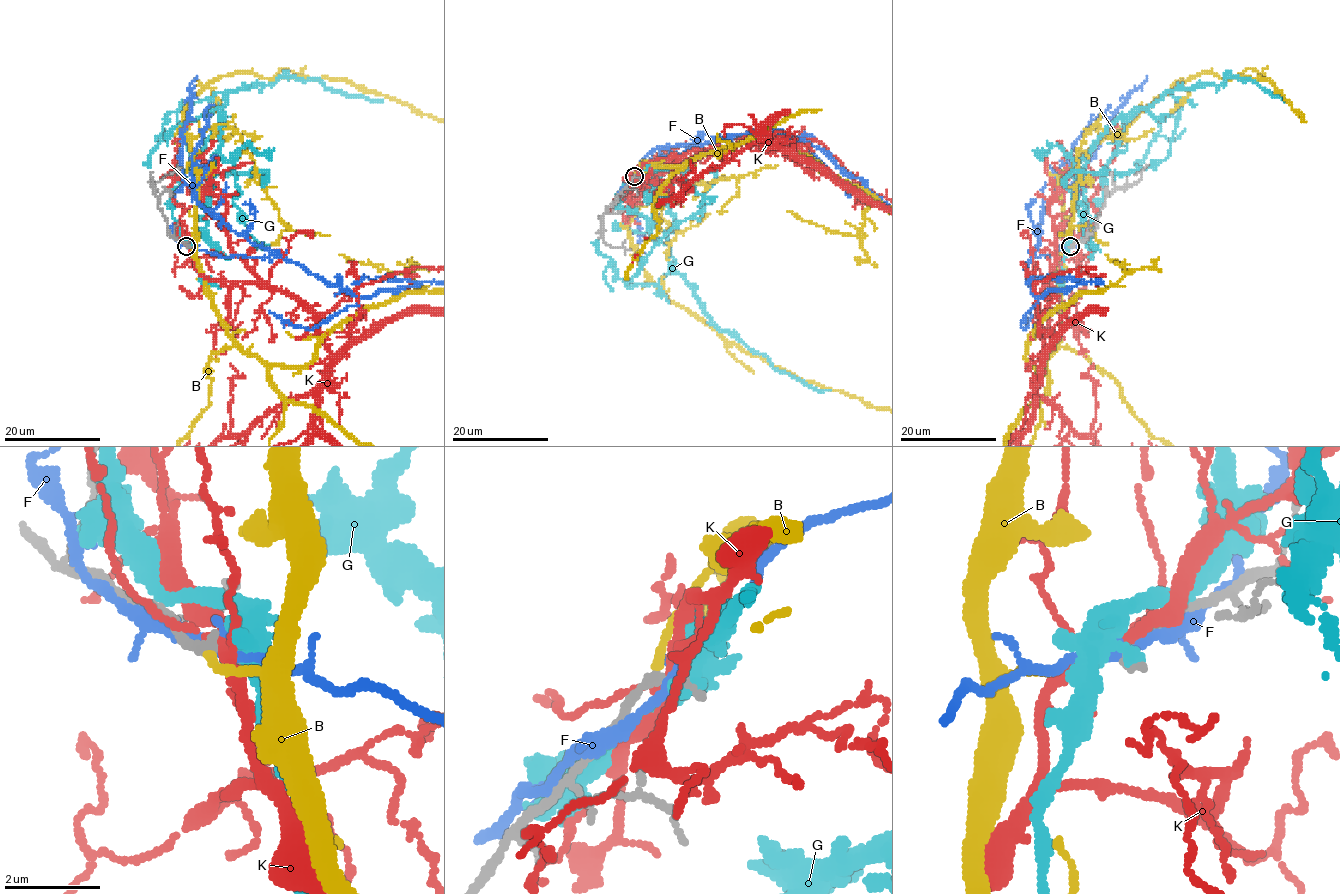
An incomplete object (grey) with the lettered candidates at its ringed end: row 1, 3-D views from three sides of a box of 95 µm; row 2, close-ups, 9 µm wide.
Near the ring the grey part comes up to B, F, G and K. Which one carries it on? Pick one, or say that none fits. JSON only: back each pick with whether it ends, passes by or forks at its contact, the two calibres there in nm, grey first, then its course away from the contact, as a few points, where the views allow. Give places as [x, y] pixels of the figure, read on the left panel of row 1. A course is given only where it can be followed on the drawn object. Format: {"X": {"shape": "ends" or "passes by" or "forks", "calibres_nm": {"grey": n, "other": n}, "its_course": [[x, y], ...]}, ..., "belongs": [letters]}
{"B": {"shape": "ends", "calibres_nm": {"grey": 180, "other": 150}}, "belongs": ["B"]}

